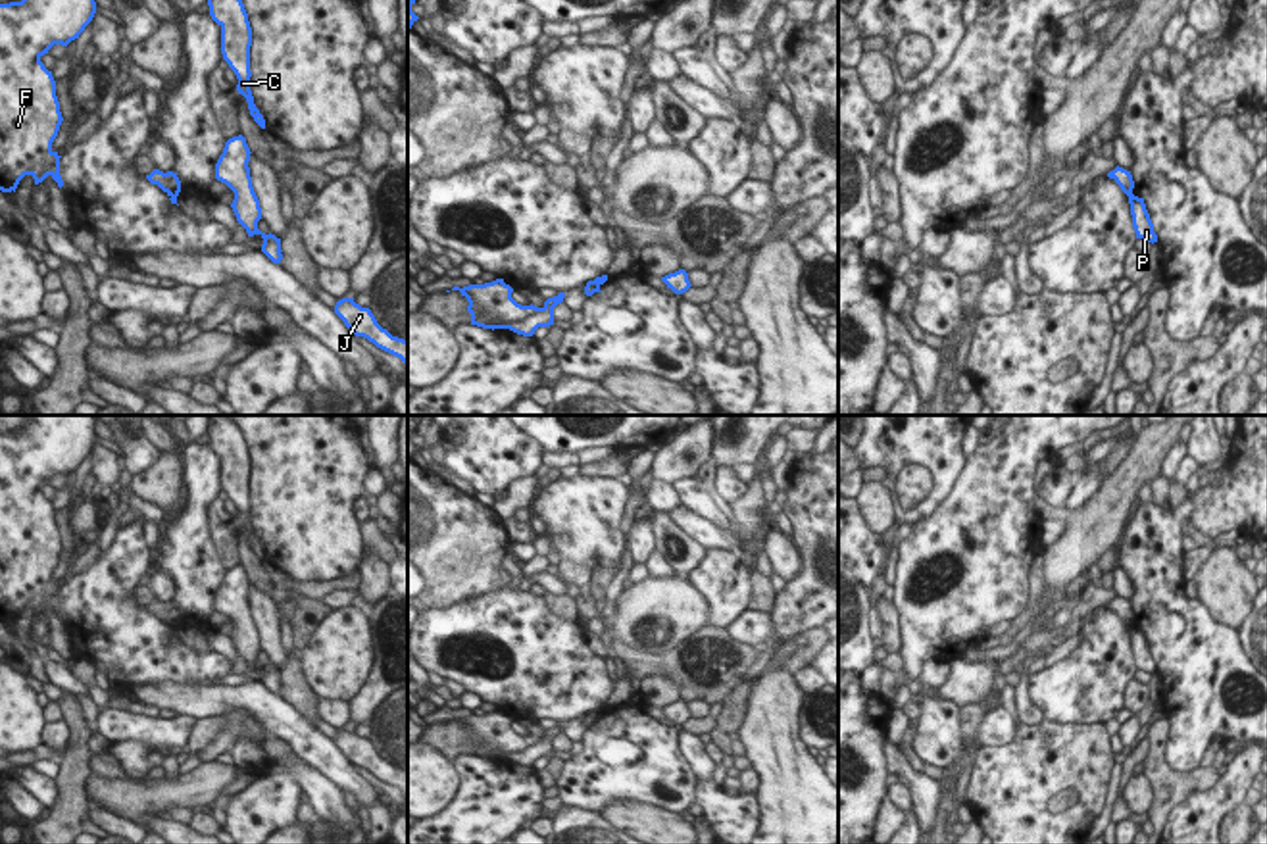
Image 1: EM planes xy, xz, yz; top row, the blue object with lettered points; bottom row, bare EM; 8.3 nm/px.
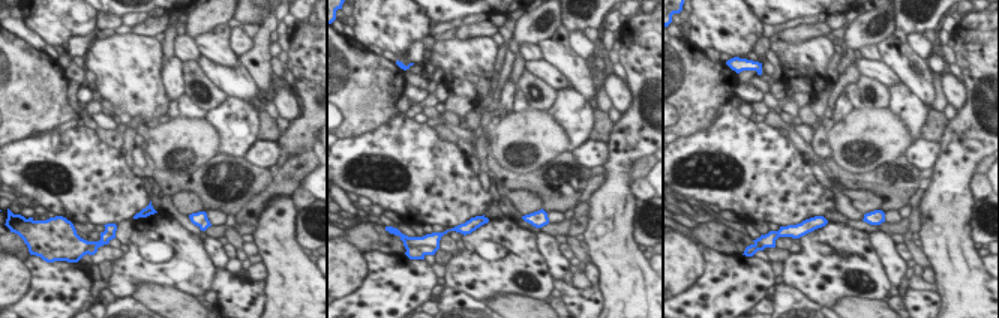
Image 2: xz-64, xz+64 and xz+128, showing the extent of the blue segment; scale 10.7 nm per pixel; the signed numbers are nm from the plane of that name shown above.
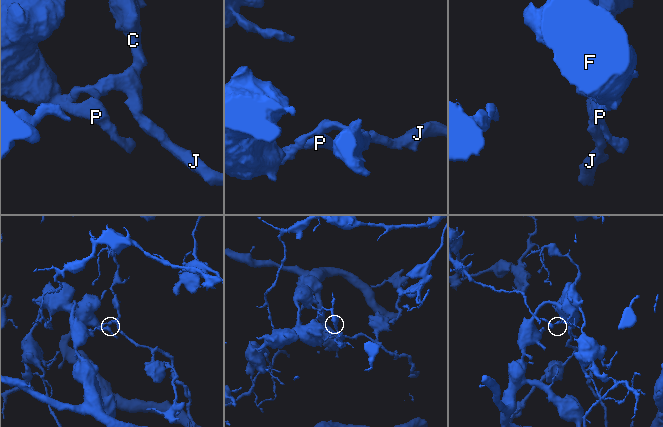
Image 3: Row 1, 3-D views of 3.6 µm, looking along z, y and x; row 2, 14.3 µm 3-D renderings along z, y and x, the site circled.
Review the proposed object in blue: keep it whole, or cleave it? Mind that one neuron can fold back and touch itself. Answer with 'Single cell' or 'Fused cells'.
Fused cells

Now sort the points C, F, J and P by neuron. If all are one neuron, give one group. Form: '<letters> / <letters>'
C J / F P

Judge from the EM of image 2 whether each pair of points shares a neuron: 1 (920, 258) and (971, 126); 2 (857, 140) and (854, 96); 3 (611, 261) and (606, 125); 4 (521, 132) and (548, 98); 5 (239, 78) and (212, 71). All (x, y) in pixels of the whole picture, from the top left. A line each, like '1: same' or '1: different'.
1: different
2: different
3: different
4: different
5: same

